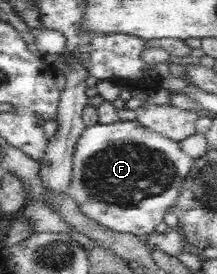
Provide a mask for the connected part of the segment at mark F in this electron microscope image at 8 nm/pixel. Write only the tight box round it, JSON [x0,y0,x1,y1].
[69,120,195,238]

